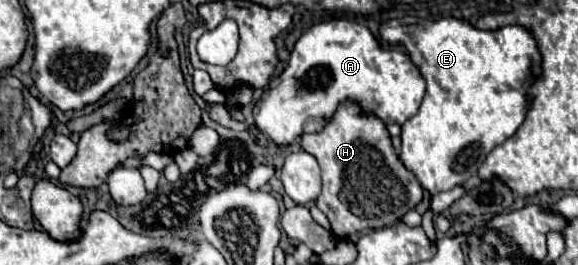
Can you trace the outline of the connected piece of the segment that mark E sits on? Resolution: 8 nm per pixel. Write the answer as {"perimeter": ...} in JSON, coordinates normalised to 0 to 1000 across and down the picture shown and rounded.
{"perimeter":[[[787,64],[760,79],[718,79],[711,94],[670,87],[680,109],[683,155],[694,155],[708,200],[708,223],[732,283],[739,336],[721,434],[715,434],[694,487],[694,608],[715,645],[725,691],[746,728],[777,721],[787,698],[804,691],[825,660],[825,638],[849,577],[853,555],[881,525],[908,457],[915,419],[915,336],[936,291],[936,200],[926,140],[905,94],[877,94],[856,117],[832,117],[815,87]]]}

